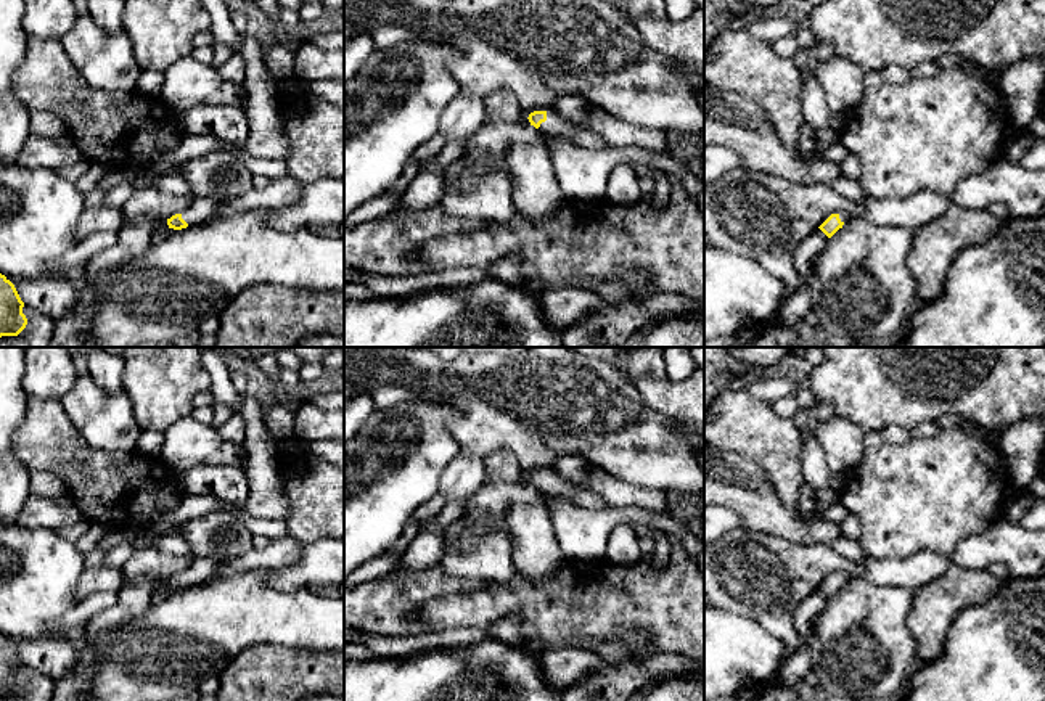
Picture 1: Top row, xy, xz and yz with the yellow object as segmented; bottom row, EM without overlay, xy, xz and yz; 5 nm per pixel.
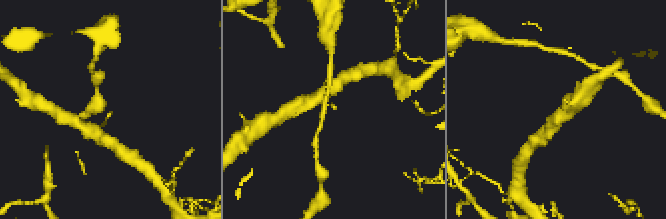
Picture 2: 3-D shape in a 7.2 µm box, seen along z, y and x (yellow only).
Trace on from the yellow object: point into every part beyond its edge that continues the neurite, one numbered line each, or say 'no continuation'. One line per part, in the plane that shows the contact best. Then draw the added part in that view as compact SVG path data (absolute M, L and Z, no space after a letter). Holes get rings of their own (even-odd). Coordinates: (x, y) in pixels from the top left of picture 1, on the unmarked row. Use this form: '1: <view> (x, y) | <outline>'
1: xz (555, 484) | M547 469L547 481L540 484L539 490L548 495L563 495L574 498L579 505L593 510L608 508L593 492L580 487L577 482L559 476L553 469Z

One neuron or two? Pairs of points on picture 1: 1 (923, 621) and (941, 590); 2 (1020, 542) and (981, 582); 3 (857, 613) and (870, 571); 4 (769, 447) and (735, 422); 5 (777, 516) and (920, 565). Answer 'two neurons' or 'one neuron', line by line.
1: one neuron
2: two neurons
3: two neurons
4: one neuron
5: two neurons

